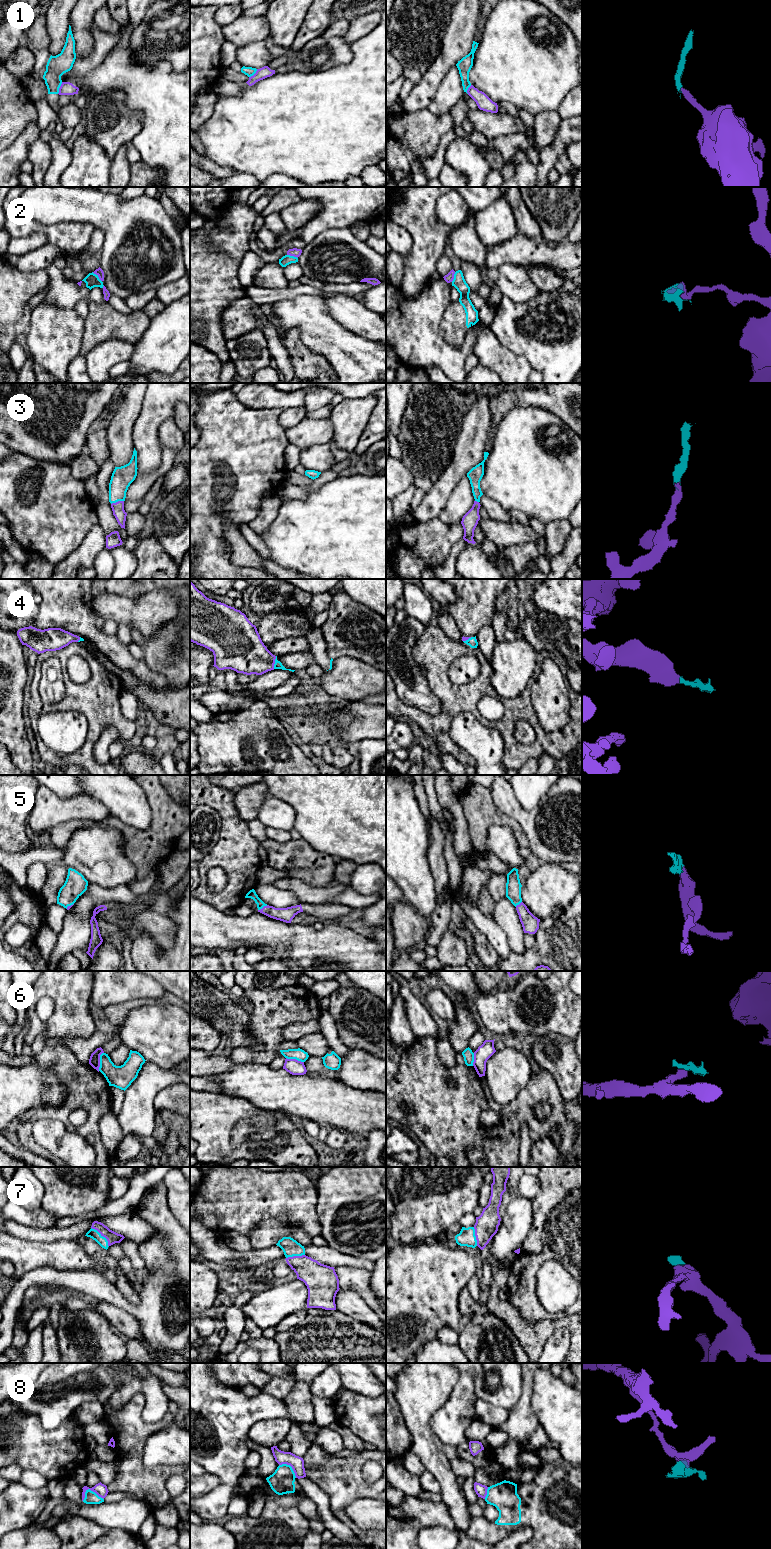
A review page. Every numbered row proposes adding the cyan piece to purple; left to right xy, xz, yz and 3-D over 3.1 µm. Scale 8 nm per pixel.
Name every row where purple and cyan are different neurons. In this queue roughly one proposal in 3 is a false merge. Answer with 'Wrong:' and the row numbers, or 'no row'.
Wrong: 1, 2, 6, 8

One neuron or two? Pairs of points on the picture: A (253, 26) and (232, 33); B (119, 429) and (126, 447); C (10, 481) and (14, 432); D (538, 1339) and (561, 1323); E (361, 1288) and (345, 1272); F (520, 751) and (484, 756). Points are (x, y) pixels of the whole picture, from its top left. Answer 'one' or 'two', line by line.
A: one
B: one
C: two
D: one
E: one
F: two

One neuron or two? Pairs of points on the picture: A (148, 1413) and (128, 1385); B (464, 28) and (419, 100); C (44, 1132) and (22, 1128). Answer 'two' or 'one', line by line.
A: one
B: one
C: two

